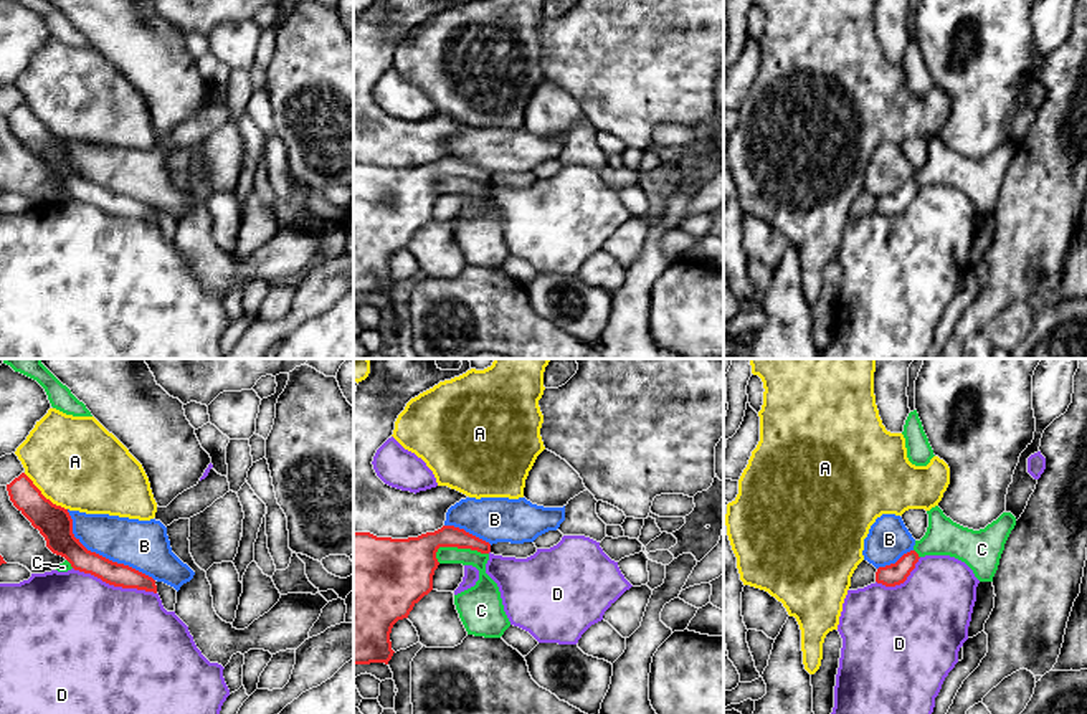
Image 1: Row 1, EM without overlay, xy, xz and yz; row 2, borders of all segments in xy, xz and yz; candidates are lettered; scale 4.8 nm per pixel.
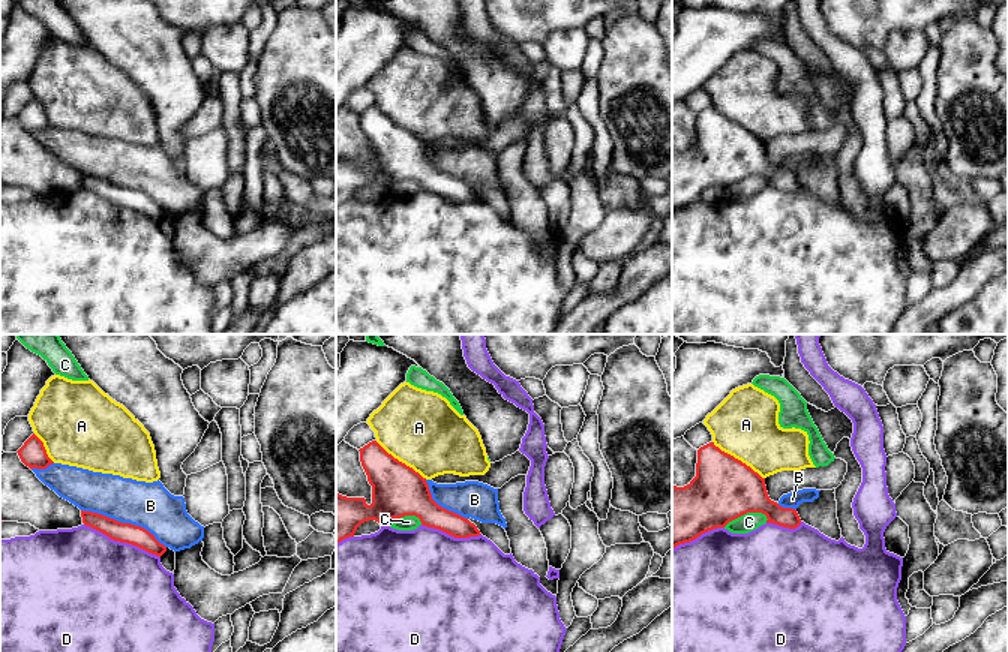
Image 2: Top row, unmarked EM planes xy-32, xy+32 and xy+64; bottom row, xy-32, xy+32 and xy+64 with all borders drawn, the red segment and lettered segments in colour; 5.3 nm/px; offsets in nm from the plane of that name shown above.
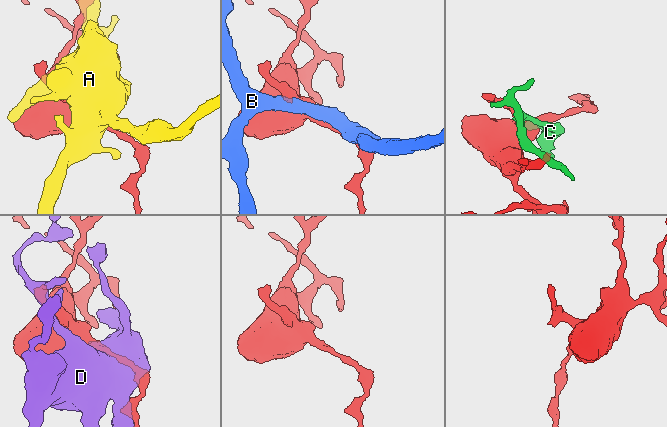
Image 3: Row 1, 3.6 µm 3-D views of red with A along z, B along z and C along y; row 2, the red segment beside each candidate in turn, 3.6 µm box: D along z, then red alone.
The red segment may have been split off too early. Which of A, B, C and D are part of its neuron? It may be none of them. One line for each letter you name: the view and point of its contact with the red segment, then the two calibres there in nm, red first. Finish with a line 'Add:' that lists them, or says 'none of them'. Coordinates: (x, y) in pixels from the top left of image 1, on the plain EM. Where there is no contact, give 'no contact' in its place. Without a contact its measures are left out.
Add: none of them

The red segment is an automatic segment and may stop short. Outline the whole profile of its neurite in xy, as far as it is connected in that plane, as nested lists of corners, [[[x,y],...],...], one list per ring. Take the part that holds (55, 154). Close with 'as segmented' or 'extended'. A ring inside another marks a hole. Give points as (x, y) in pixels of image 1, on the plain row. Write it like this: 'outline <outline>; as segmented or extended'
outline [[[25,102],[7,114],[7,121],[13,136],[45,167],[46,177],[64,187],[74,200],[91,203],[114,217],[157,223],[152,207],[88,180],[73,164],[68,139],[46,129]]]; as segmented

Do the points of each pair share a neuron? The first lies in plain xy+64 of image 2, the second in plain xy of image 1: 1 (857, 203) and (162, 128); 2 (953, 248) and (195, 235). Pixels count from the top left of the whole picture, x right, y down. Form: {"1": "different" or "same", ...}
{"1": "different", "2": "same"}

